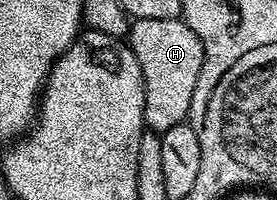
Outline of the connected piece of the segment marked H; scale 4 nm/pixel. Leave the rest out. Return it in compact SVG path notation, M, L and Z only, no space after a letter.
M182 18L134 20L128 26L125 42L131 48L137 65L143 74L143 126L148 132L162 133L173 125L184 122L191 114L193 89L197 89L197 77L203 64L203 46Z

